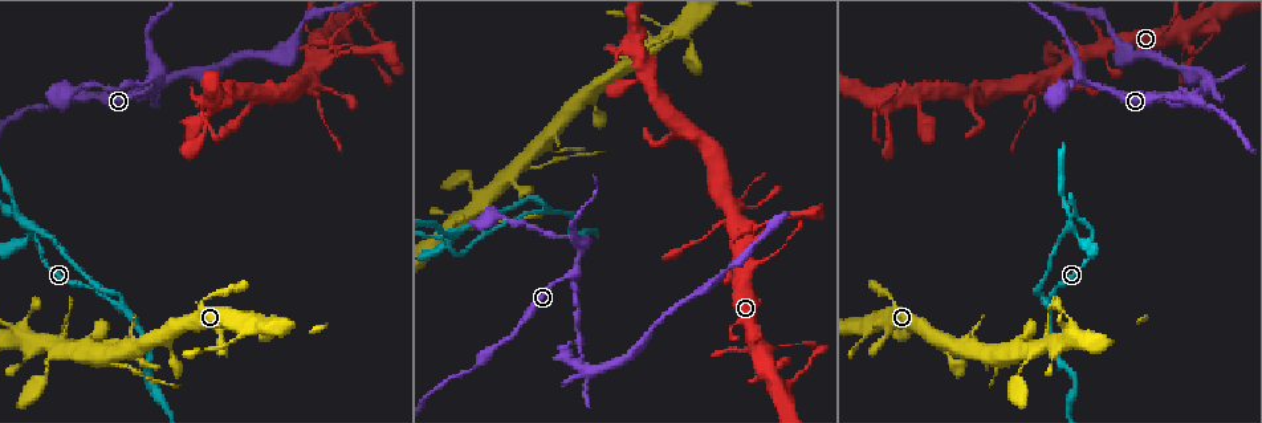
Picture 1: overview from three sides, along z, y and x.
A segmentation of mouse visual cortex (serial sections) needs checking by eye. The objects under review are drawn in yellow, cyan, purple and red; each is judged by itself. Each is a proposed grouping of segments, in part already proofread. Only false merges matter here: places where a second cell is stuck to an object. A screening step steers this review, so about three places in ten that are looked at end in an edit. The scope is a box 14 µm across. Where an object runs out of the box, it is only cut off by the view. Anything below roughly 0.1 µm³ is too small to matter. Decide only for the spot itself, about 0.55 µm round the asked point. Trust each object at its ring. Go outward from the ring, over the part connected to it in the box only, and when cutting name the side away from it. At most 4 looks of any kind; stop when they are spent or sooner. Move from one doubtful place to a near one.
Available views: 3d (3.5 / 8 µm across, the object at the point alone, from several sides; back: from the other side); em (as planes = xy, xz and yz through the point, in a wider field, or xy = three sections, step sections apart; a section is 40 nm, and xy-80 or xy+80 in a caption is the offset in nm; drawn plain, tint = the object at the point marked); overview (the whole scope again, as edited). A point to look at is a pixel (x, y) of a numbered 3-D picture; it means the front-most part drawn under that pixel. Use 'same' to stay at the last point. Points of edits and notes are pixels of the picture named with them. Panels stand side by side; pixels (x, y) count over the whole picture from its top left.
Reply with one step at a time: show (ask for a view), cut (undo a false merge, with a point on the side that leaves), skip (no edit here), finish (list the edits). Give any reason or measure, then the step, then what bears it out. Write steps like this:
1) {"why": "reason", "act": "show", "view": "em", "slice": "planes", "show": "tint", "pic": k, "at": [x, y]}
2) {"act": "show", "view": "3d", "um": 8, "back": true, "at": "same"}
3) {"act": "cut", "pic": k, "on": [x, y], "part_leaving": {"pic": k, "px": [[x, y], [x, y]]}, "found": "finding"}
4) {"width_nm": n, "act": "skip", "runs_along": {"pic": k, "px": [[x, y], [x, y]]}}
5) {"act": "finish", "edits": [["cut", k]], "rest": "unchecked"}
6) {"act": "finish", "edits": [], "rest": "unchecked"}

{"why": "abrupt turn", "act": "show", "view": "3d", "um": 3.5, "pic": 1, "at": [568, 275]}

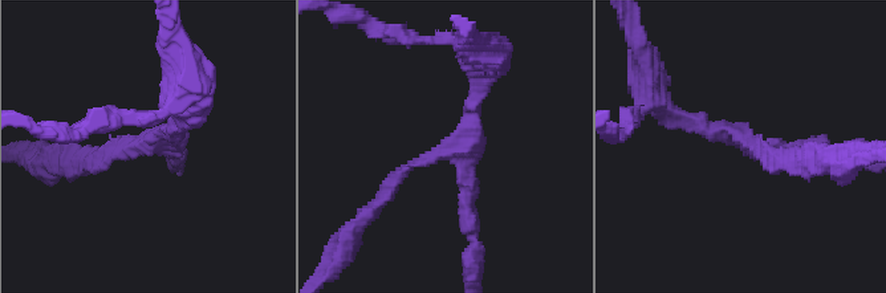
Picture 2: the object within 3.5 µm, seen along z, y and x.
{"arms": 3, "arm_widths_nm": [200, 200, 200], "act": "skip", "runs_along": {"pic": 2, "px": [[84, 166], [133, 146], [174, 150]]}, "found": "continuous, no second cell"}

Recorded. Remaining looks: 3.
{"why": "arms part here", "act": "show", "view": "3d", "um": 8, "pic": 1, "at": [578, 366]}

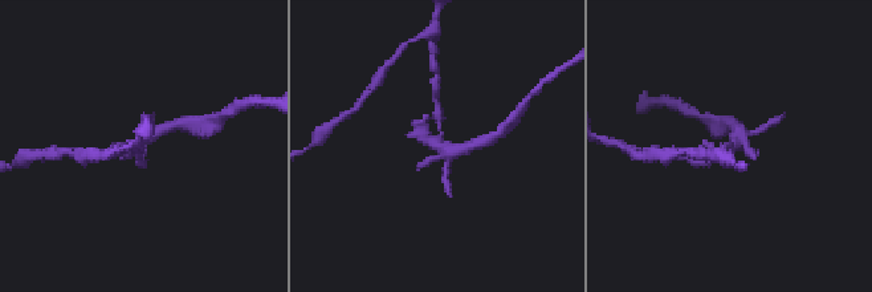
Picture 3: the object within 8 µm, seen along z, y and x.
{"act": "show", "view": "3d", "um": 3.5, "pic": 3, "at": [735, 151]}

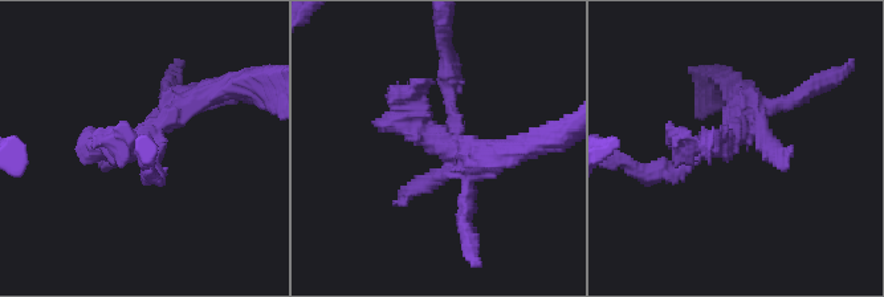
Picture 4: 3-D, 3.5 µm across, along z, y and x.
{"why": "need the tissue", "act": "show", "view": "em", "slice": "xy", "step": 5, "show": "tint", "pic": 4, "at": [726, 140]}

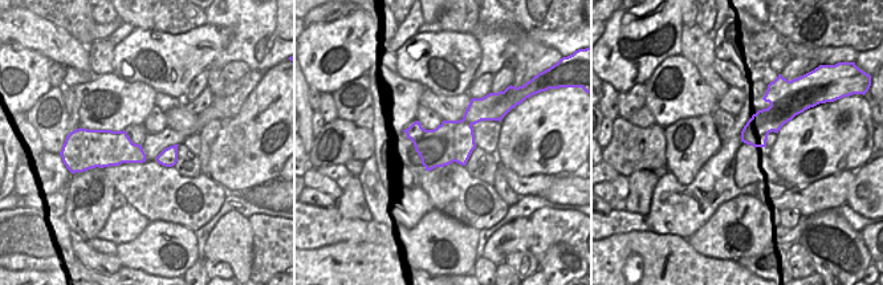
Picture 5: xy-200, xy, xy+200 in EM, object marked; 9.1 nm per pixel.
{"act": "cut", "pic": 4, "on": [492, 158], "part_leaving": {"pic": 4, "px": [[461, 150], [498, 157], [567, 133]]}, "found": "a second cell is stuck on"}

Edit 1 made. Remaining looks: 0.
{"act": "finish", "edits": [["cut", 4]], "rest": "unchecked"}

